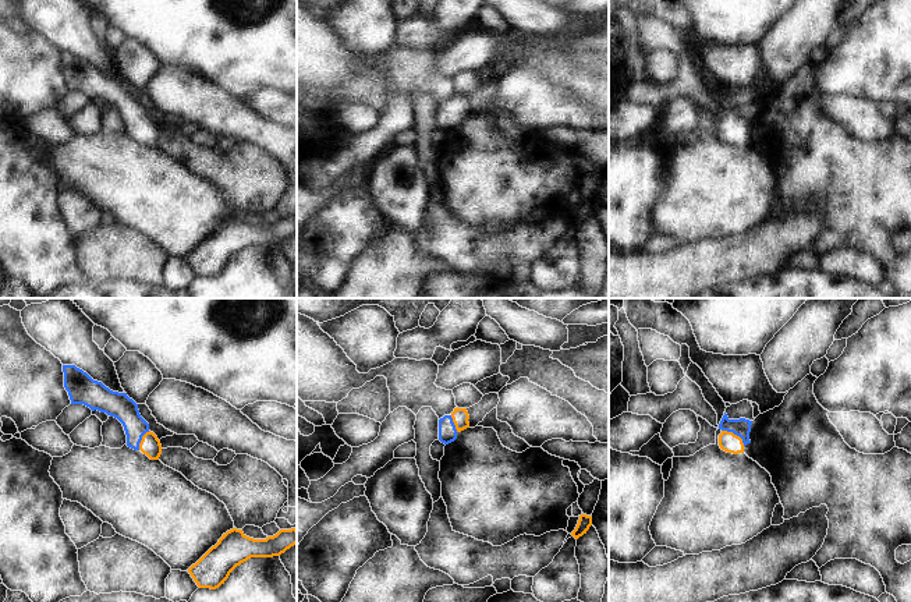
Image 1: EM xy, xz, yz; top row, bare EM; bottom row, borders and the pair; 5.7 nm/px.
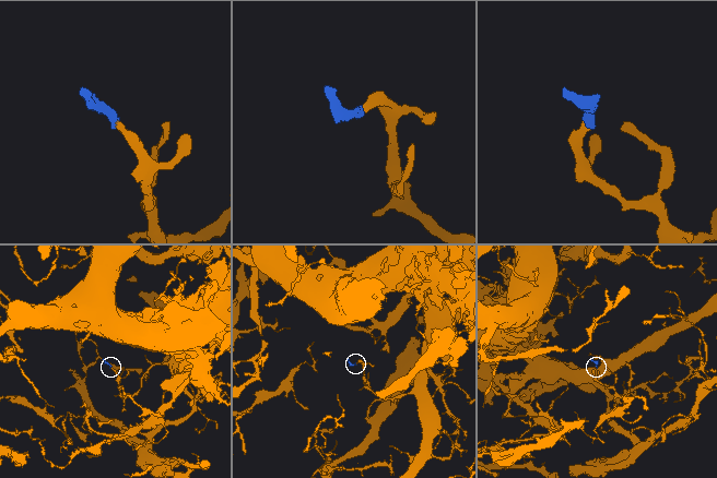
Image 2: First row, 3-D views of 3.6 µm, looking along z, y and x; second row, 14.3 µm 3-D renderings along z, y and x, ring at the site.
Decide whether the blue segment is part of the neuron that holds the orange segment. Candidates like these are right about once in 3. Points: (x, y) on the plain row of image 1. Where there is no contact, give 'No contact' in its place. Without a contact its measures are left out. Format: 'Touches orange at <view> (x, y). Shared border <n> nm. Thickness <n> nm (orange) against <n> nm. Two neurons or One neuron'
Touches orange at yz (733, 121). Shared border 160 nm. Thickness 120 nm (orange) against 100 nm. One neuron

